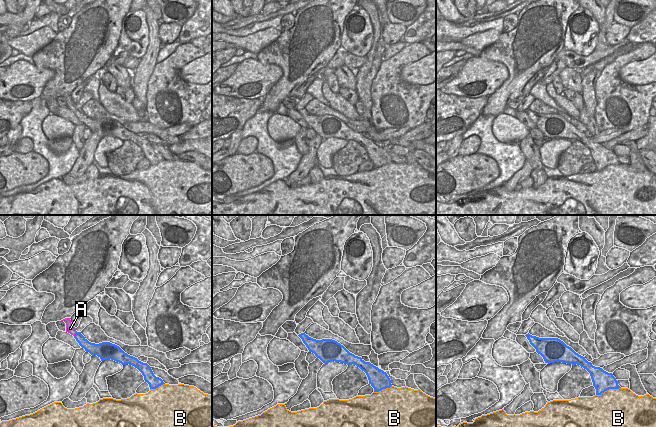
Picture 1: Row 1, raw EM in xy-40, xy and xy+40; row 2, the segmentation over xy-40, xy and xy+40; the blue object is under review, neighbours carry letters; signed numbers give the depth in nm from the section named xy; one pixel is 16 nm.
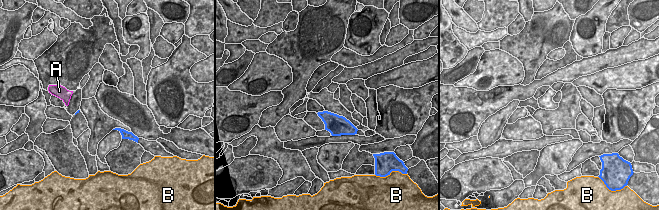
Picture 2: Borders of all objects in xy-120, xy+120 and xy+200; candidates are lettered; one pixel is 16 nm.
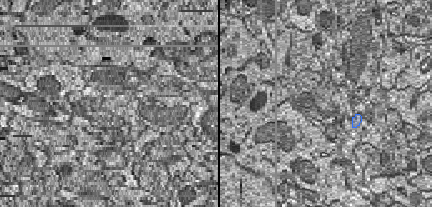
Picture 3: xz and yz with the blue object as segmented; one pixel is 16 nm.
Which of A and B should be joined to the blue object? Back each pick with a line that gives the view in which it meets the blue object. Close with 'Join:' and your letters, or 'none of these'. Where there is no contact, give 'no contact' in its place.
A: xy-40
Join: A

